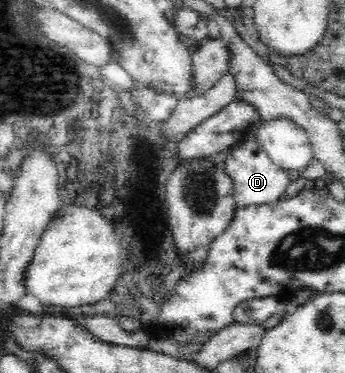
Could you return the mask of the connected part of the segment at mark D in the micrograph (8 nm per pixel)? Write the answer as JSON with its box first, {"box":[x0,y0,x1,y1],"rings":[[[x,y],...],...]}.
{"box":[224,136,288,207],"rings":[[[255,136],[245,138],[231,148],[224,162],[227,174],[235,185],[237,207],[244,205],[262,205],[278,201],[288,187],[288,172],[272,163],[270,156],[256,143]]]}

